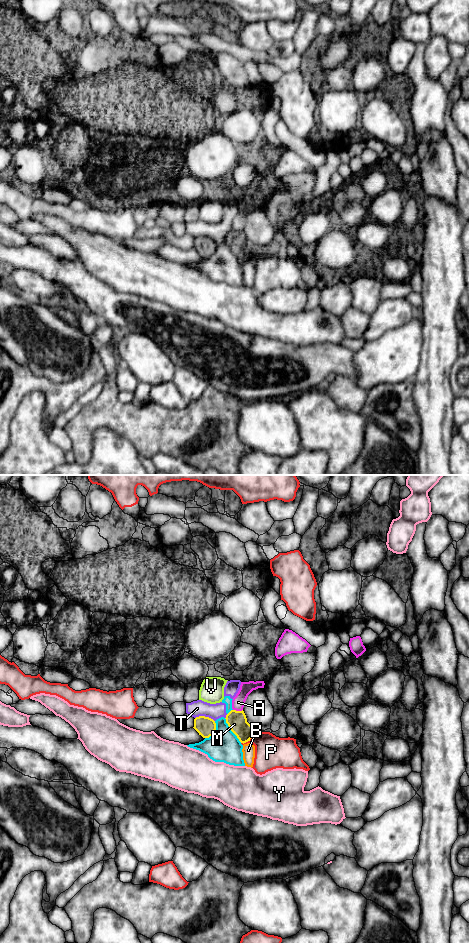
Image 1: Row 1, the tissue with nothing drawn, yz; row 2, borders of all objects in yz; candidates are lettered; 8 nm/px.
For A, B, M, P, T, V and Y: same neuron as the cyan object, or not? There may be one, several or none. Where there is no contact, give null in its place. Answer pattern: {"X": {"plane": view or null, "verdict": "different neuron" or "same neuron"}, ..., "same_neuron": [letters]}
{"A": {"plane": "yz", "verdict": "different neuron"}, "B": {"plane": "yz", "verdict": "different neuron"}, "M": {"plane": "yz", "verdict": "different neuron"}, "P": {"plane": "yz", "verdict": "different neuron"}, "T": {"plane": "yz", "verdict": "same neuron"}, "V": {"plane": "yz", "verdict": "different neuron"}, "Y": {"plane": "yz", "verdict": "different neuron"}, "same_neuron": ["T"]}

